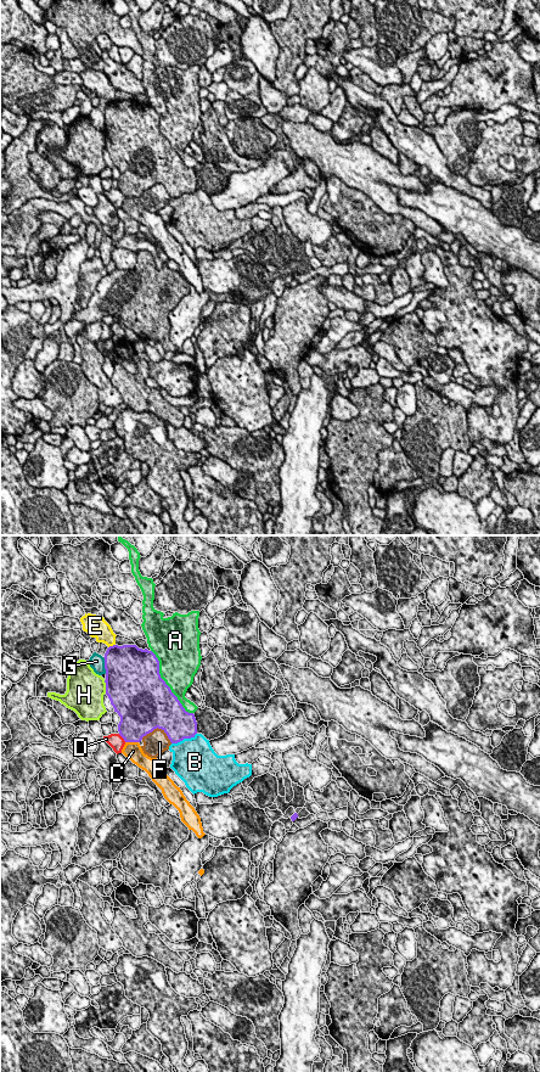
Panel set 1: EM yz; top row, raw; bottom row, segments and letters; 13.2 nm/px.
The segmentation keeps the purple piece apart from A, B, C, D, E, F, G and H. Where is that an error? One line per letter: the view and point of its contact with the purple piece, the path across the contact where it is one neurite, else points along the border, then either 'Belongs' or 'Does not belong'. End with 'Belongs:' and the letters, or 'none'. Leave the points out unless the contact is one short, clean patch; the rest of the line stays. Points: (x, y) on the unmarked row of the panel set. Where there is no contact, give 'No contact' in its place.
A: Touches purple at yz (166, 139). Does not belong
B: Touches purple at yz (184, 192). Does not belong
C: Touches purple at yz (131, 196). Does not belong
D: Touches purple at yz (122, 191). Does not belong
E: Touches purple at yz (111, 101). Does not belong
F: Touches purple at yz (158, 183). Does not belong
G: Touches purple at yz (105, 121). Does not belong
H: Touches purple at yz (106, 141). Does not belong
Belongs: none

